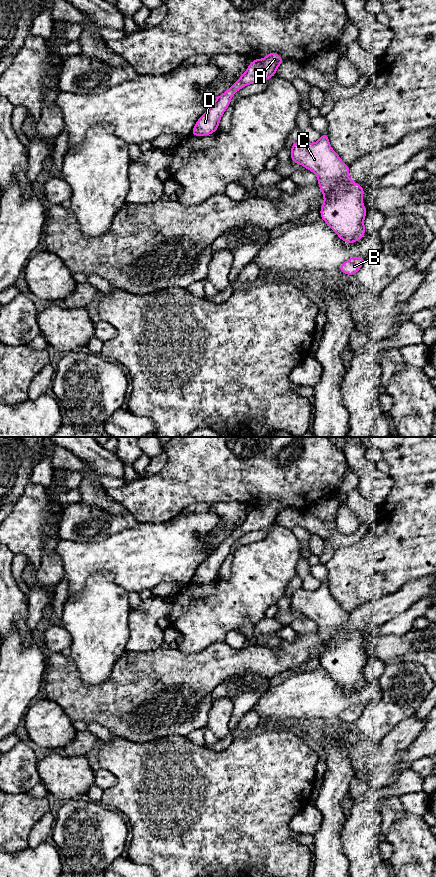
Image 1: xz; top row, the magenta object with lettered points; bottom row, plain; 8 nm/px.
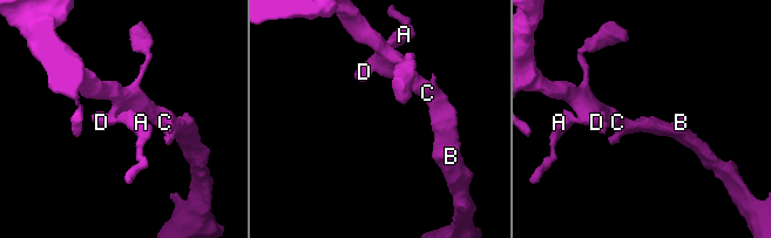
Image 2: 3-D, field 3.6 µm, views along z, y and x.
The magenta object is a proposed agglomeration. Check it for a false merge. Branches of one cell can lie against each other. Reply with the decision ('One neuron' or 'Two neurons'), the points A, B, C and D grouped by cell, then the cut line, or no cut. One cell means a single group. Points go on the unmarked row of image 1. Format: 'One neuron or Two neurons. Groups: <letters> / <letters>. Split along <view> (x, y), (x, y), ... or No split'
One neuron. Groups: A B C D. No split

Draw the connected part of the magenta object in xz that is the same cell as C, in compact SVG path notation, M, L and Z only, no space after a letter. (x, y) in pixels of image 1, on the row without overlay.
M322 582L314 591L303 588L295 590L291 594L291 608L316 622L324 644L320 662L327 673L346 691L360 688L365 683L364 666L367 662L362 648L364 637L348 625L349 613L332 597L328 582Z

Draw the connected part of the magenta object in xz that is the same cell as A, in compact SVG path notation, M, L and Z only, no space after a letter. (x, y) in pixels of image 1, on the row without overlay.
M275 500L269 501L265 506L252 509L241 525L224 541L216 546L208 558L197 568L193 584L204 584L214 581L219 570L230 553L231 546L241 536L273 525L277 516L283 511L281 504Z

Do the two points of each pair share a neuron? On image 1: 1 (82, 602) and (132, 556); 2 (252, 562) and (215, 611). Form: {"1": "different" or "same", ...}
{"1": "different", "2": "same"}

